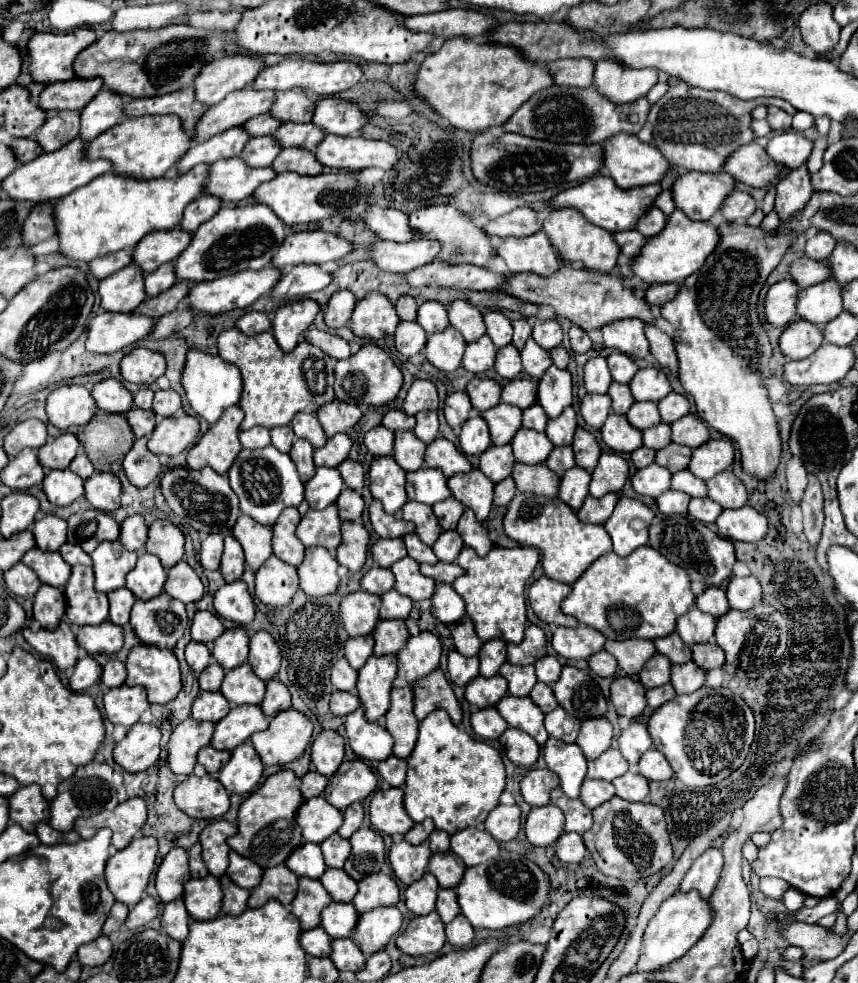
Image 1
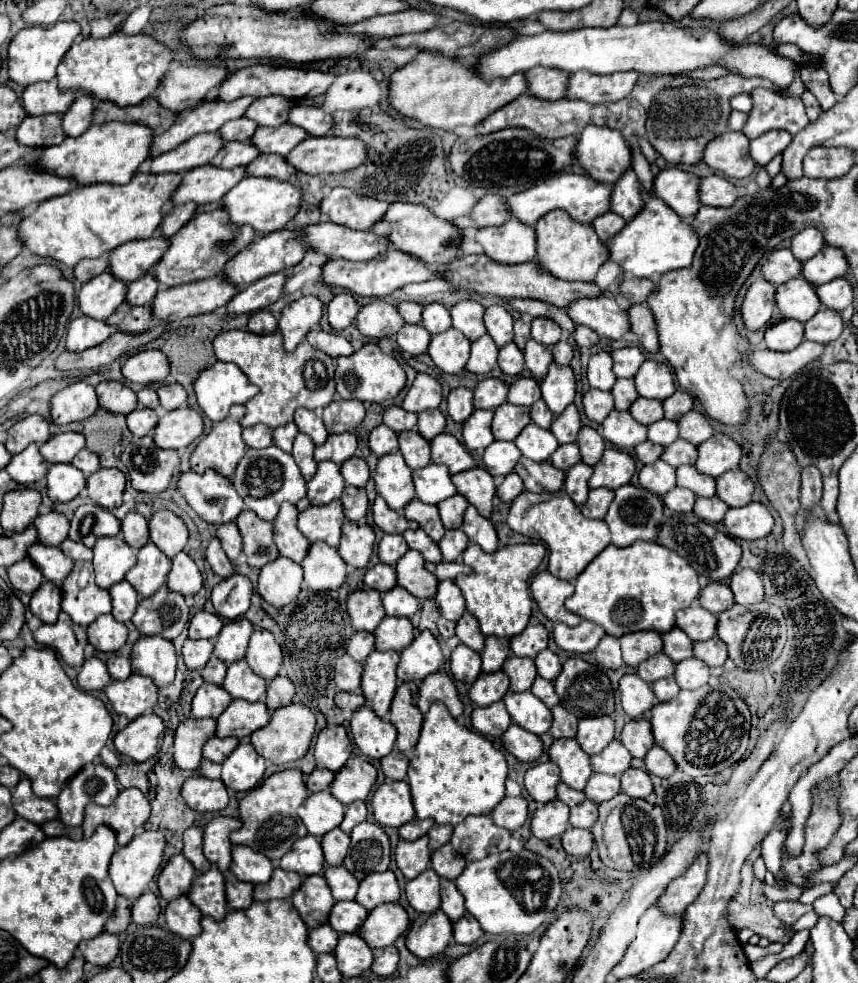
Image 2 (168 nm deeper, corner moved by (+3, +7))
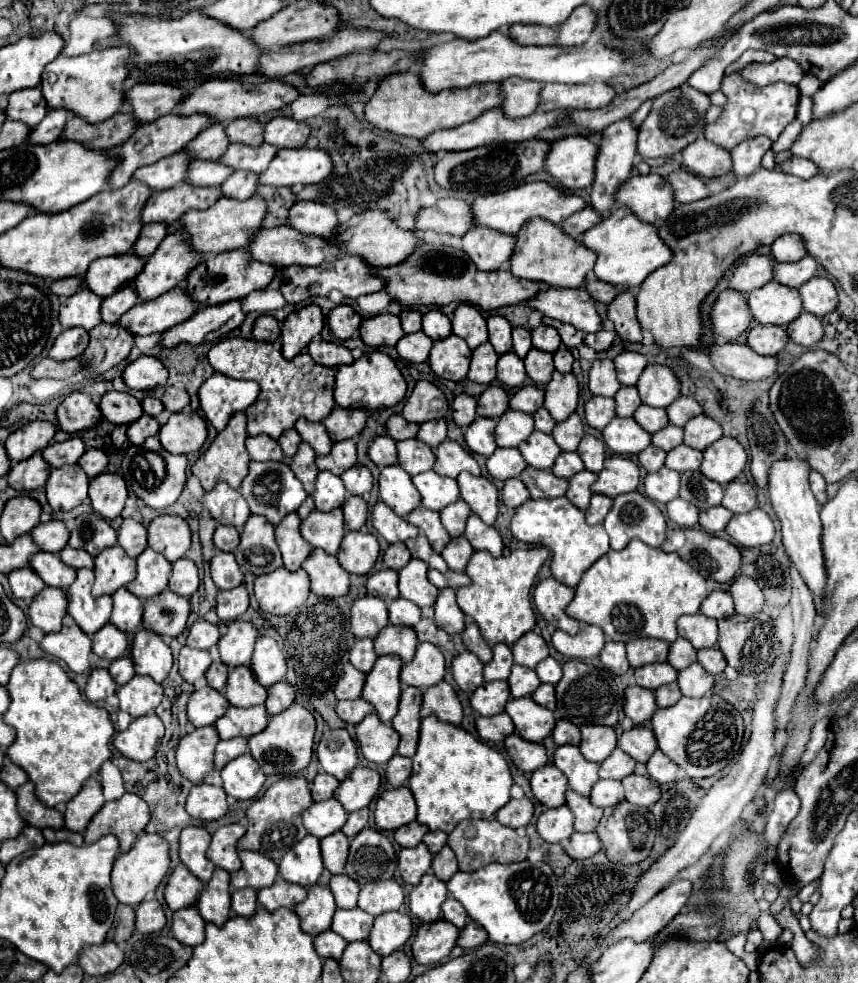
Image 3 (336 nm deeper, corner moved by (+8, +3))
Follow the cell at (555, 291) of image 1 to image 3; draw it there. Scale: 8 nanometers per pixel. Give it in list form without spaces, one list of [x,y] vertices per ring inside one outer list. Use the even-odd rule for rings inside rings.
[[[418,245],[412,255],[394,267],[378,269],[376,275],[384,281],[384,291],[388,297],[402,305],[448,305],[450,301],[462,301],[476,305],[484,311],[492,311],[504,305],[516,305],[530,301],[542,285],[536,281],[516,279],[510,271],[490,271],[482,273],[470,261],[470,257],[462,249],[454,249],[448,245]]]

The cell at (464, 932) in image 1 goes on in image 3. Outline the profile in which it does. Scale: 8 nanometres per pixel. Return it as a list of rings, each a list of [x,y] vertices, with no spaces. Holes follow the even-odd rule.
[[[468,921],[468,925],[460,931],[460,937],[458,937],[458,945],[462,949],[476,949],[480,945],[484,945],[488,941],[488,933],[482,925],[476,925],[476,921]]]

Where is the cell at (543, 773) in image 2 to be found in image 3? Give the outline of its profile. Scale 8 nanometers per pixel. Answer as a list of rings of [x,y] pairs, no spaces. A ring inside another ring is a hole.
[[[544,765],[532,773],[530,787],[544,807],[562,807],[566,803],[568,779],[556,765]]]

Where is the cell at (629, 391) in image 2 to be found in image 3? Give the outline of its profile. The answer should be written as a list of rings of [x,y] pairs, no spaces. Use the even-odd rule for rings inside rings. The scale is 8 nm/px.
[[[620,387],[620,391],[616,393],[614,399],[616,399],[616,415],[618,417],[632,417],[634,411],[642,403],[636,387]]]

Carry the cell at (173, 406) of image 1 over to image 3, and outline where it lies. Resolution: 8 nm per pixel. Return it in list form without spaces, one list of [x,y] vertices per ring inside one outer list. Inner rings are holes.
[[[168,387],[162,395],[162,403],[168,411],[176,413],[176,411],[182,411],[184,407],[190,405],[190,395],[184,391],[184,389],[176,389],[176,387]]]

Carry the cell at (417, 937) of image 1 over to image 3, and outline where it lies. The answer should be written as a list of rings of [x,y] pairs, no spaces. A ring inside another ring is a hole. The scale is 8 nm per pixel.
[[[444,919],[428,925],[428,929],[418,931],[414,939],[414,945],[412,945],[414,959],[422,965],[440,963],[454,949],[458,933],[460,929]]]

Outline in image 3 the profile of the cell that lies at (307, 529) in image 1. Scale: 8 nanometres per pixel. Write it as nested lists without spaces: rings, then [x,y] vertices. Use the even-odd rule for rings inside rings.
[[[334,509],[330,513],[312,511],[300,525],[302,537],[312,545],[320,547],[330,555],[336,555],[340,549],[340,543],[344,539],[344,517],[342,509]]]

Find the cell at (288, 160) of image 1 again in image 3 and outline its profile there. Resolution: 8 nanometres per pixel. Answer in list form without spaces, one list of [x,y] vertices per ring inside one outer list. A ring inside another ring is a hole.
[[[234,171],[224,185],[220,185],[220,191],[224,197],[232,197],[238,201],[250,199],[256,193],[256,173],[244,173],[244,171]]]

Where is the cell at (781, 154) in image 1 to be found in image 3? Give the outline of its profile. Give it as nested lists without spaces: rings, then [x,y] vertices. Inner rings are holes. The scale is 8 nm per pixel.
[[[758,137],[758,139],[748,139],[742,141],[740,145],[736,145],[730,151],[732,157],[732,173],[736,177],[748,177],[752,175],[762,161],[762,155],[772,147],[772,141],[768,141],[766,137]]]

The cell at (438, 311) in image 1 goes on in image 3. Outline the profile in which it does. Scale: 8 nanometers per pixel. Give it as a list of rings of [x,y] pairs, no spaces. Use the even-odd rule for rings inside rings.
[[[432,309],[424,315],[424,333],[434,341],[446,339],[448,335],[452,335],[452,323],[442,311]]]

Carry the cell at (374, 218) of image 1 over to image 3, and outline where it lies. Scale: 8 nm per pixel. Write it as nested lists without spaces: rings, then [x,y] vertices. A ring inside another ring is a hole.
[[[296,201],[288,211],[288,223],[302,235],[320,235],[324,239],[332,237],[338,227],[336,211],[312,201]]]

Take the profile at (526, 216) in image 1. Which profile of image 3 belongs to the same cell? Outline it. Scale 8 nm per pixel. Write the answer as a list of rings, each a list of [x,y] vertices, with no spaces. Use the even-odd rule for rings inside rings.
[[[438,199],[432,207],[422,207],[416,215],[416,229],[464,235],[472,229],[472,217],[468,217],[468,203],[462,199]]]

